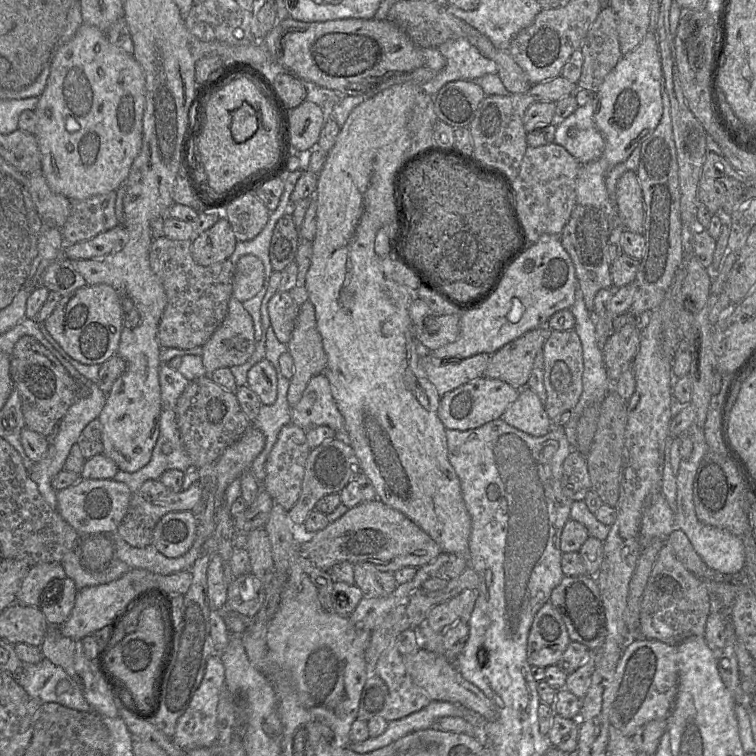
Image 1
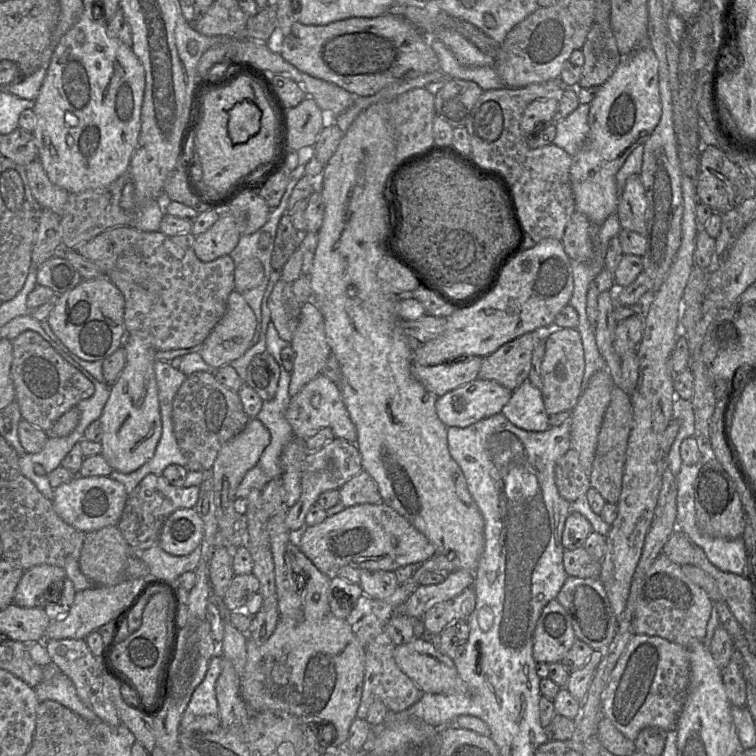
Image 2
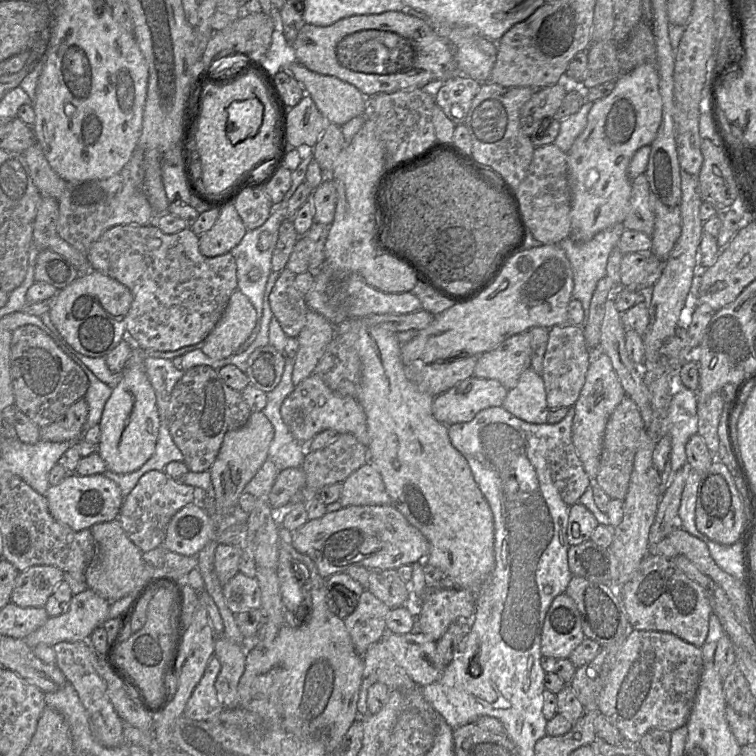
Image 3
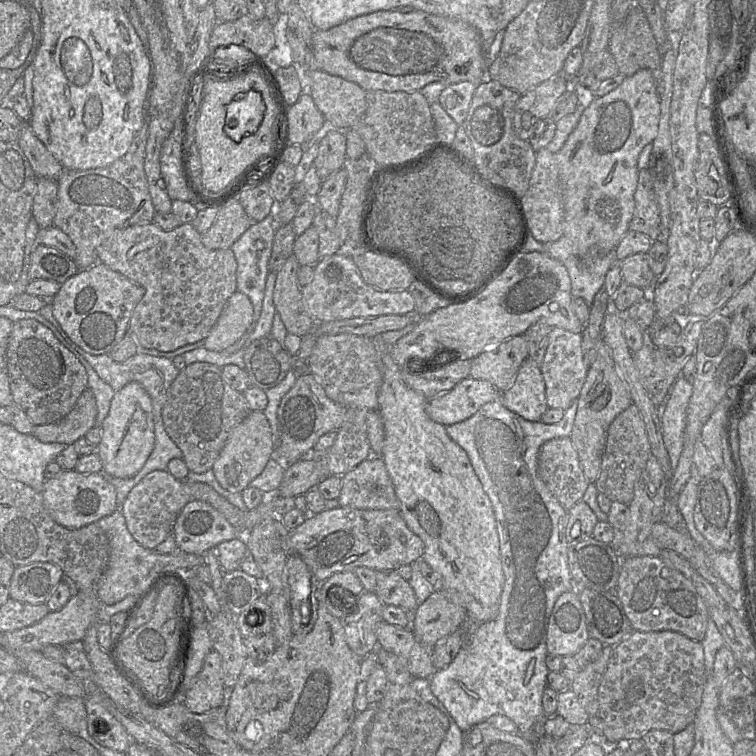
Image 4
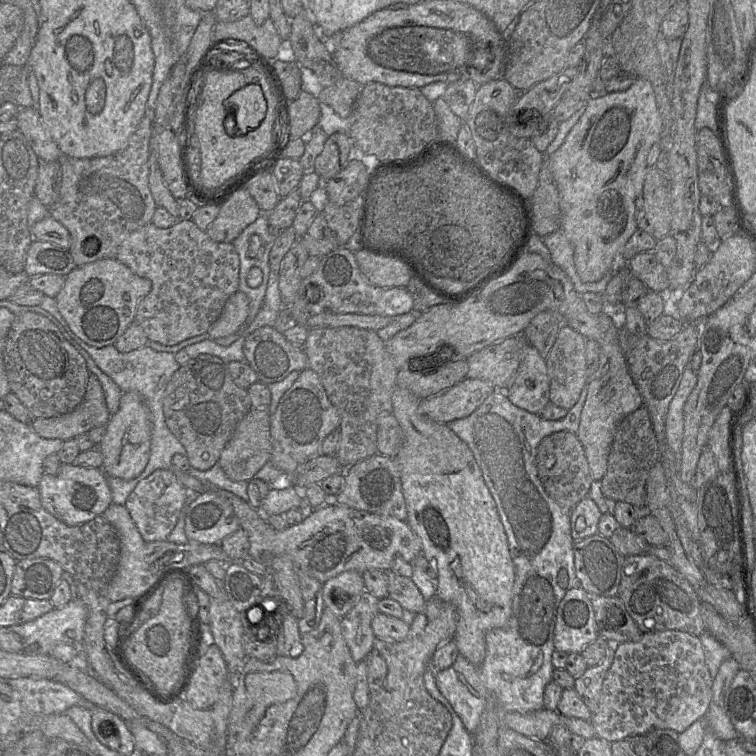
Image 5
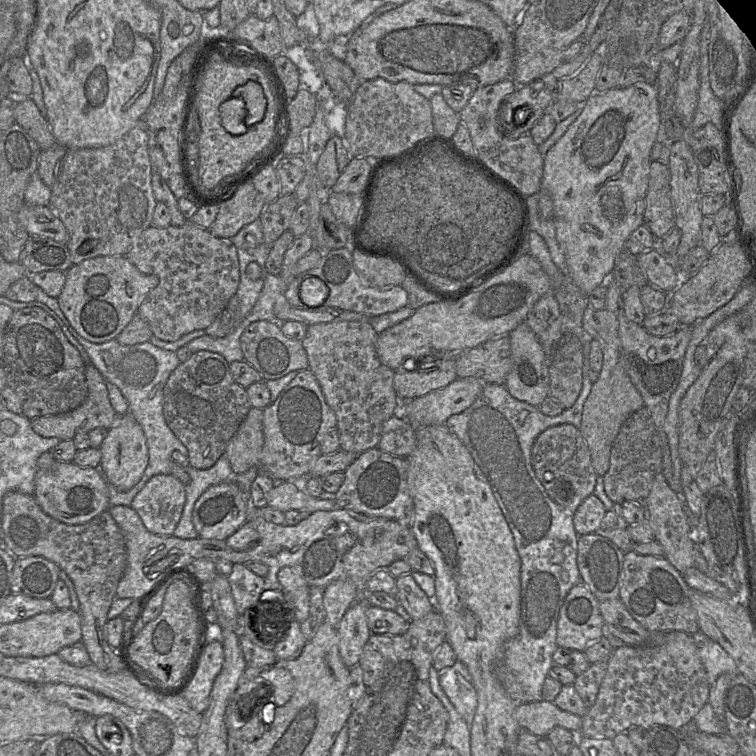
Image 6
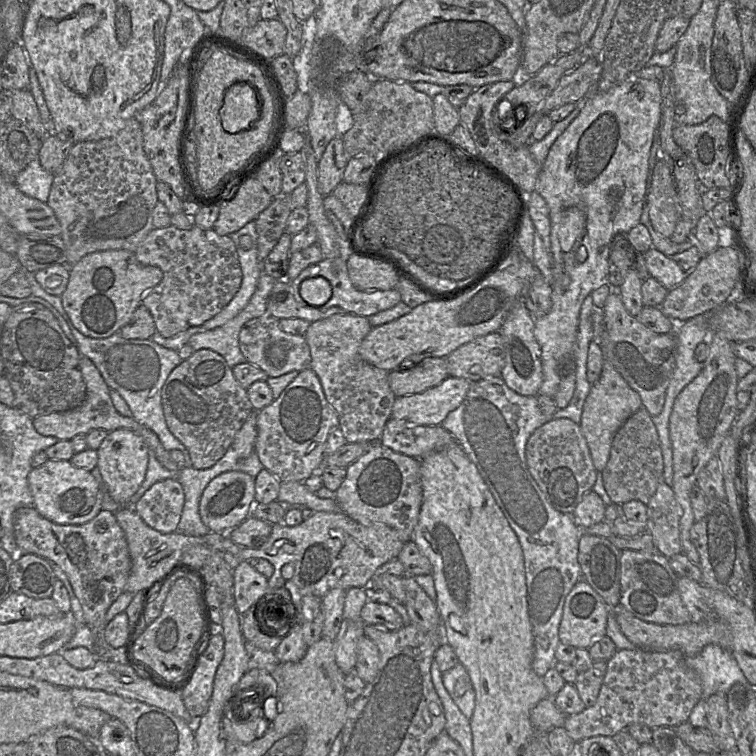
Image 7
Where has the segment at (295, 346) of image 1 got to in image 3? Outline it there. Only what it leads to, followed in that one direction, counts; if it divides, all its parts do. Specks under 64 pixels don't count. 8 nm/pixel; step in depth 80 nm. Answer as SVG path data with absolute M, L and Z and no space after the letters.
M308 310L306 323L297 336L299 349L292 372L295 387L314 373L318 361L335 335L336 328L332 323L322 315Z

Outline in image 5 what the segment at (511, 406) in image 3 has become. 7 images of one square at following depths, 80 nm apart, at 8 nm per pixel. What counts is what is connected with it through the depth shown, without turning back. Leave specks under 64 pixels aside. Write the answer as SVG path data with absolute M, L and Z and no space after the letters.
M527 340L520 366L505 393L513 405L532 414L540 414L550 402L546 360Z

